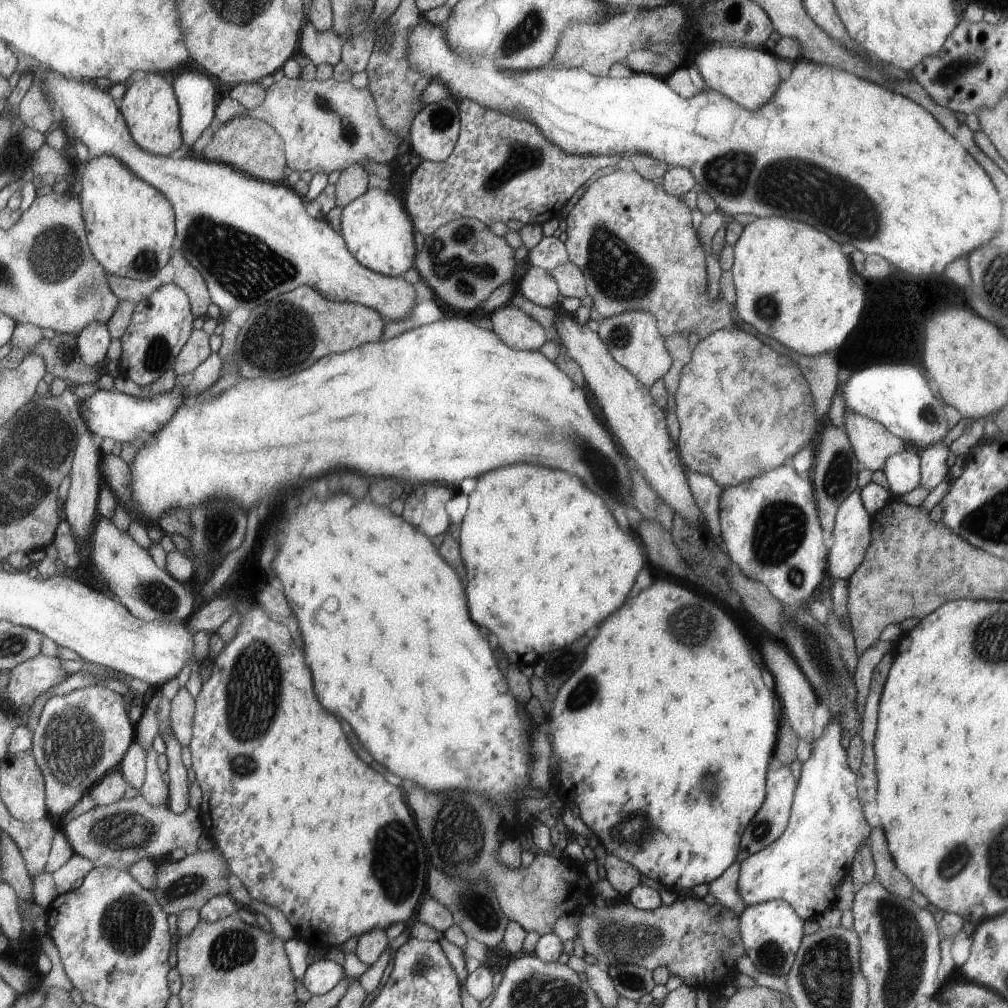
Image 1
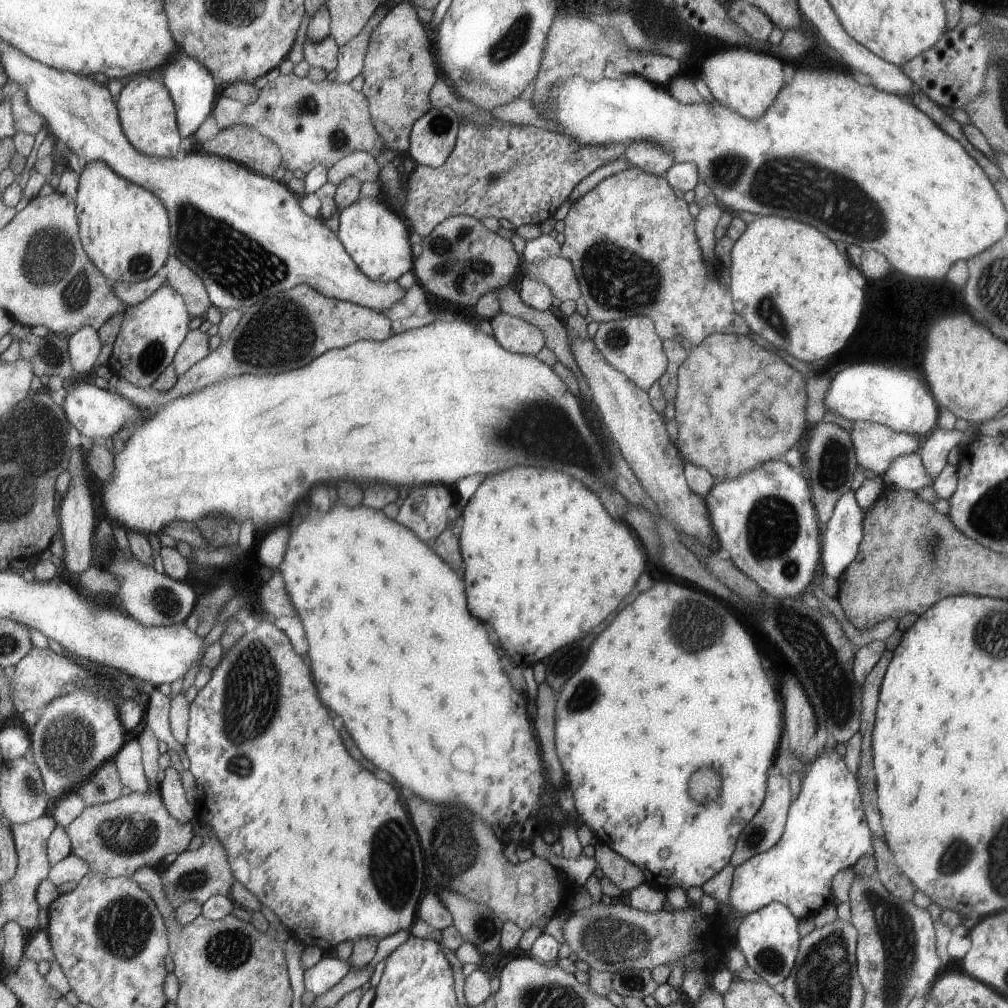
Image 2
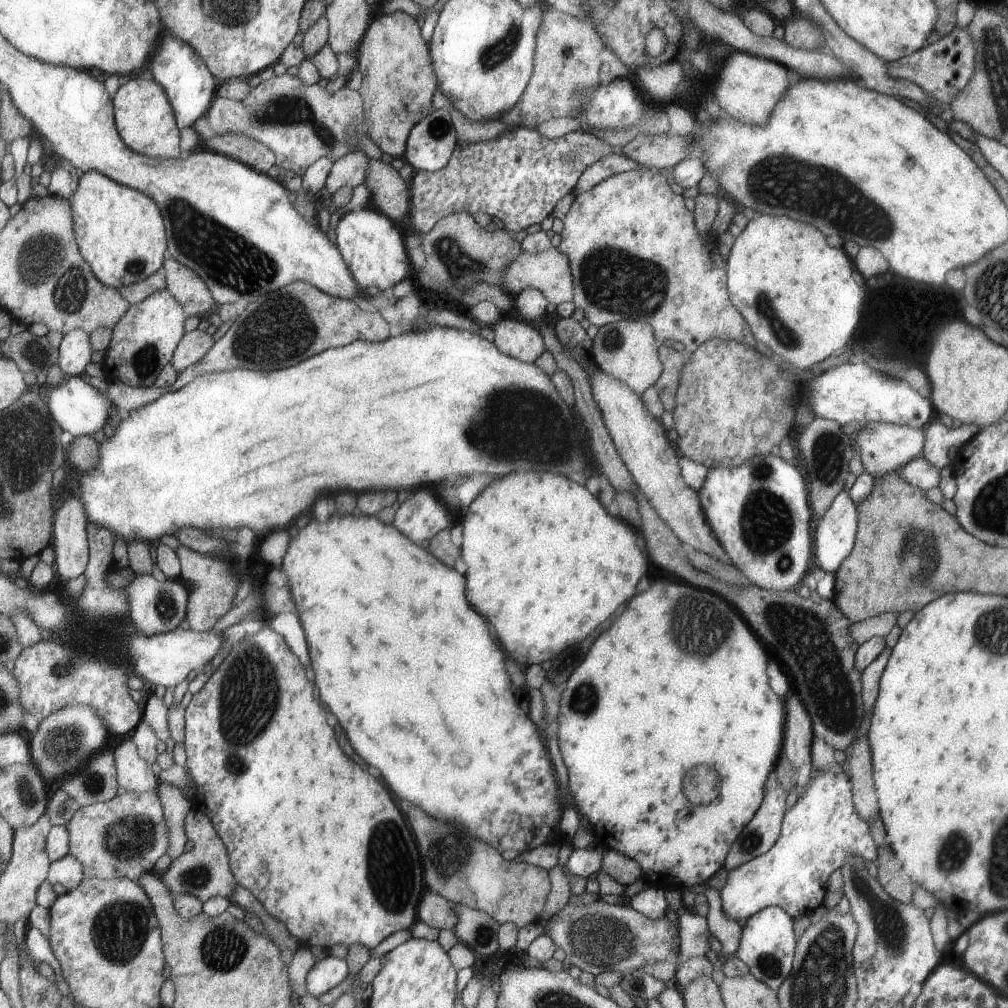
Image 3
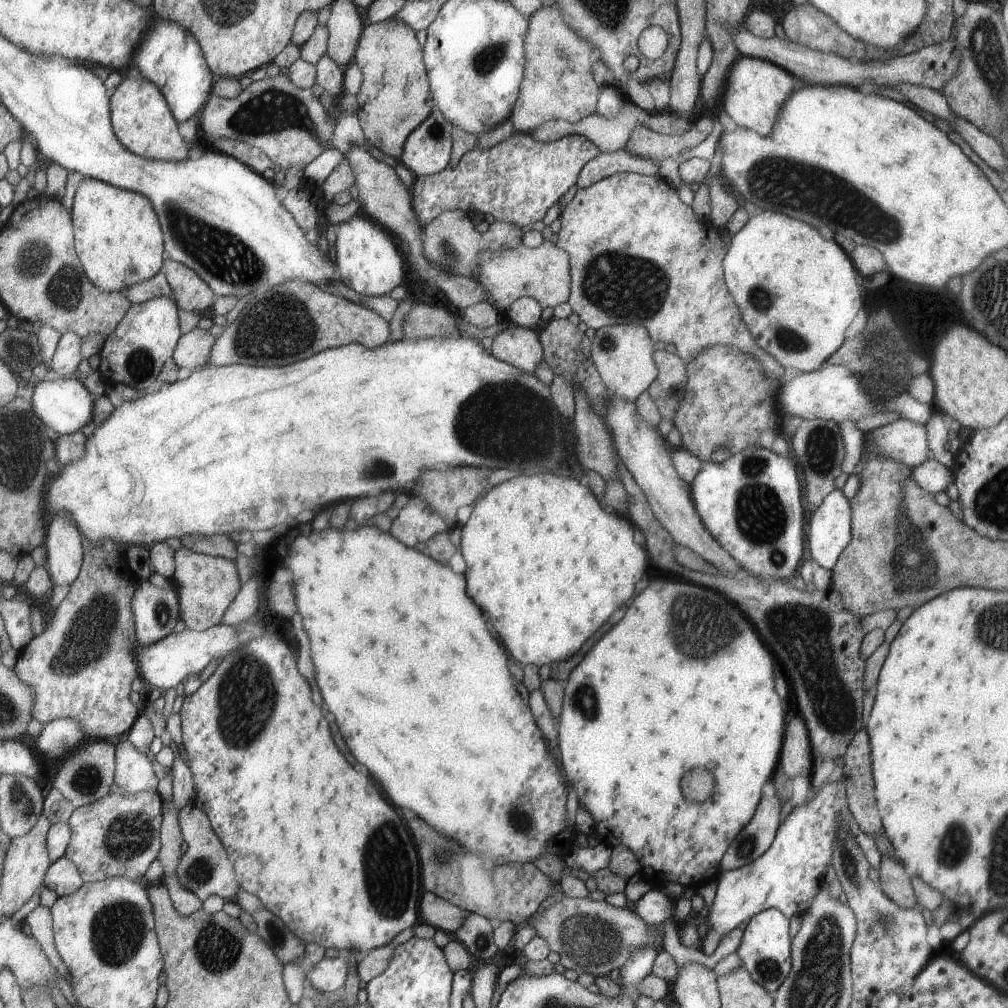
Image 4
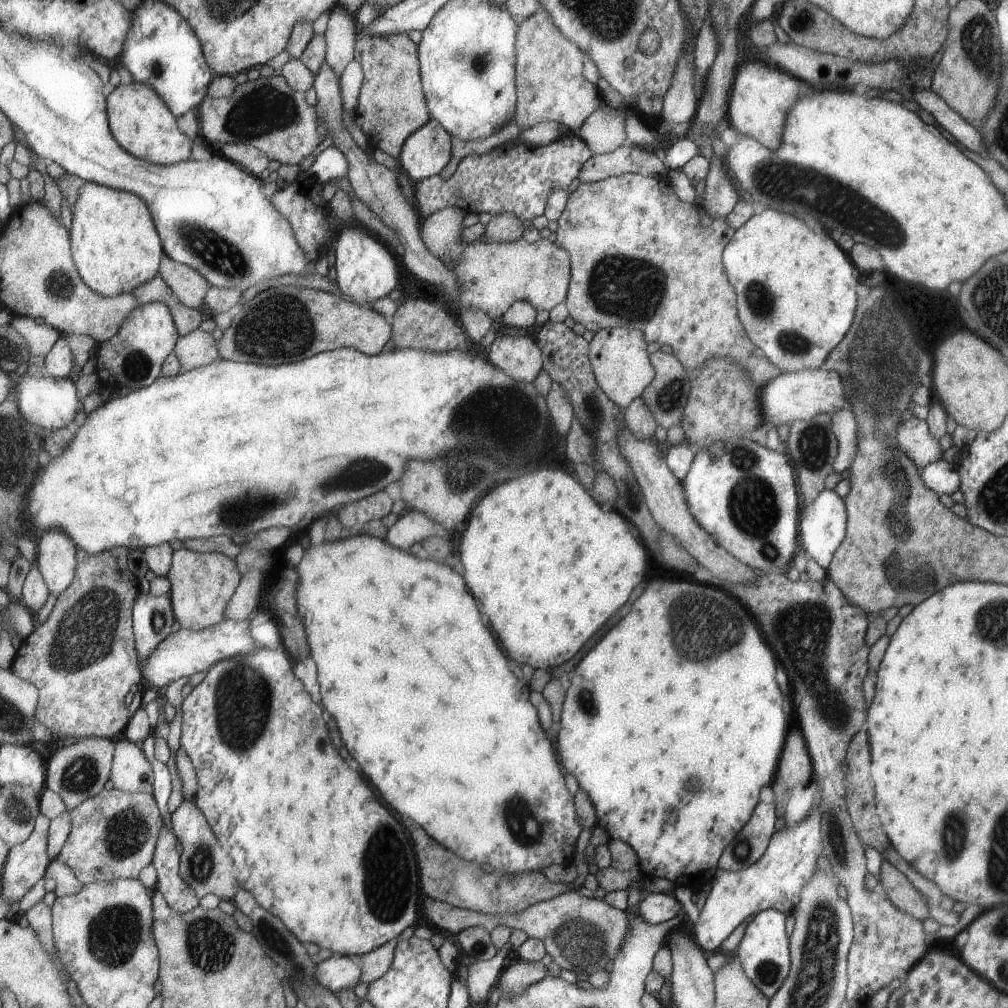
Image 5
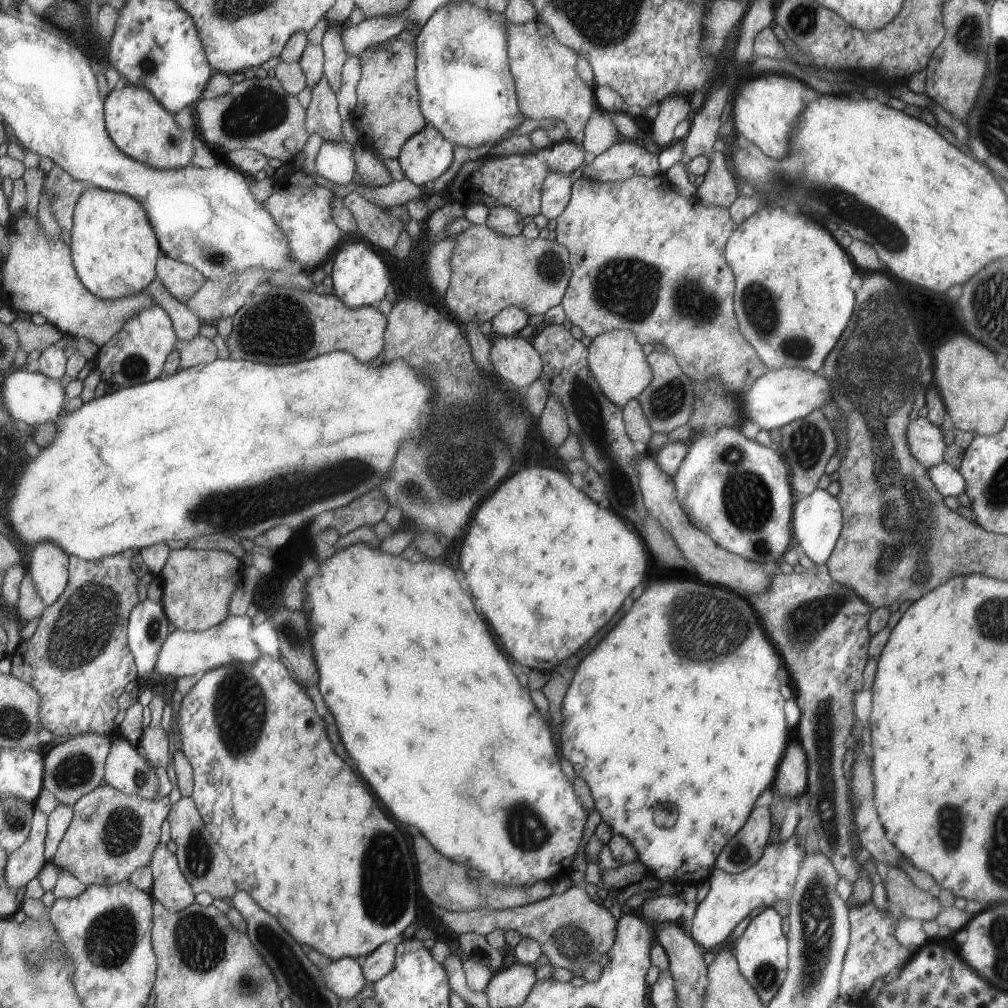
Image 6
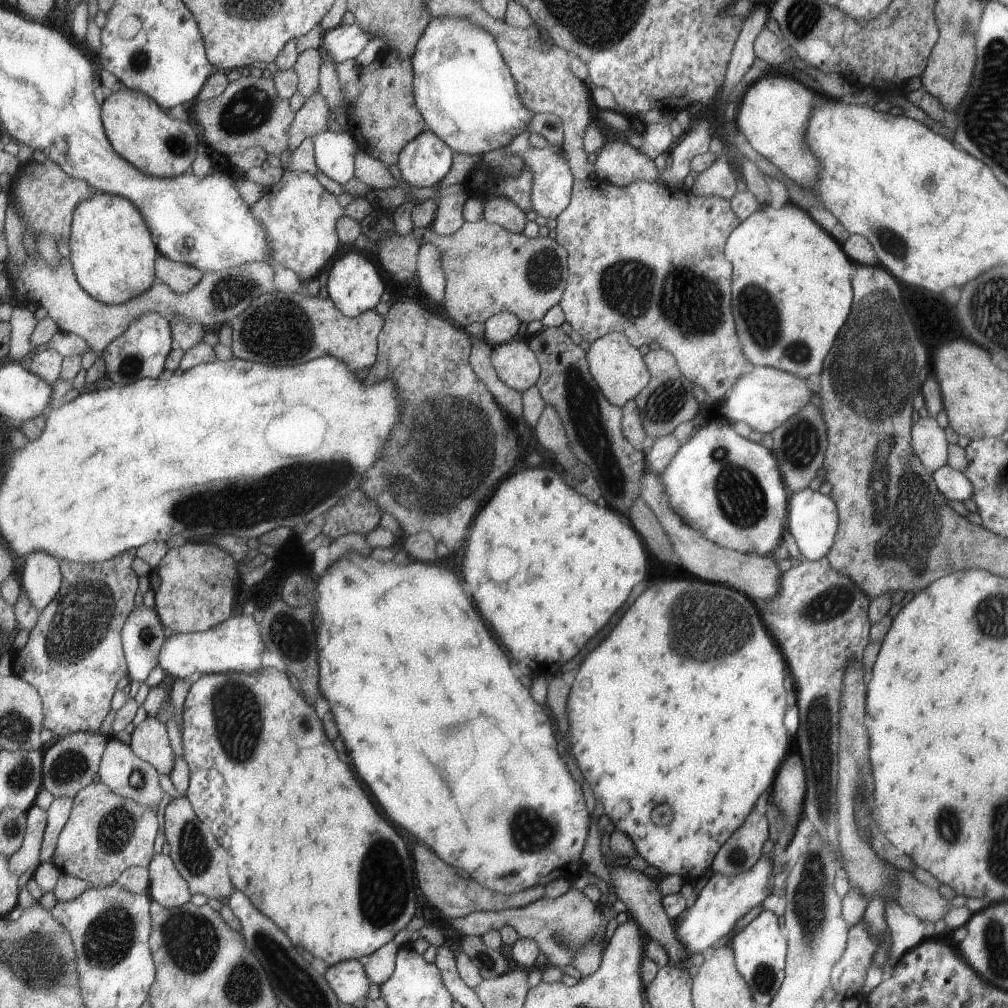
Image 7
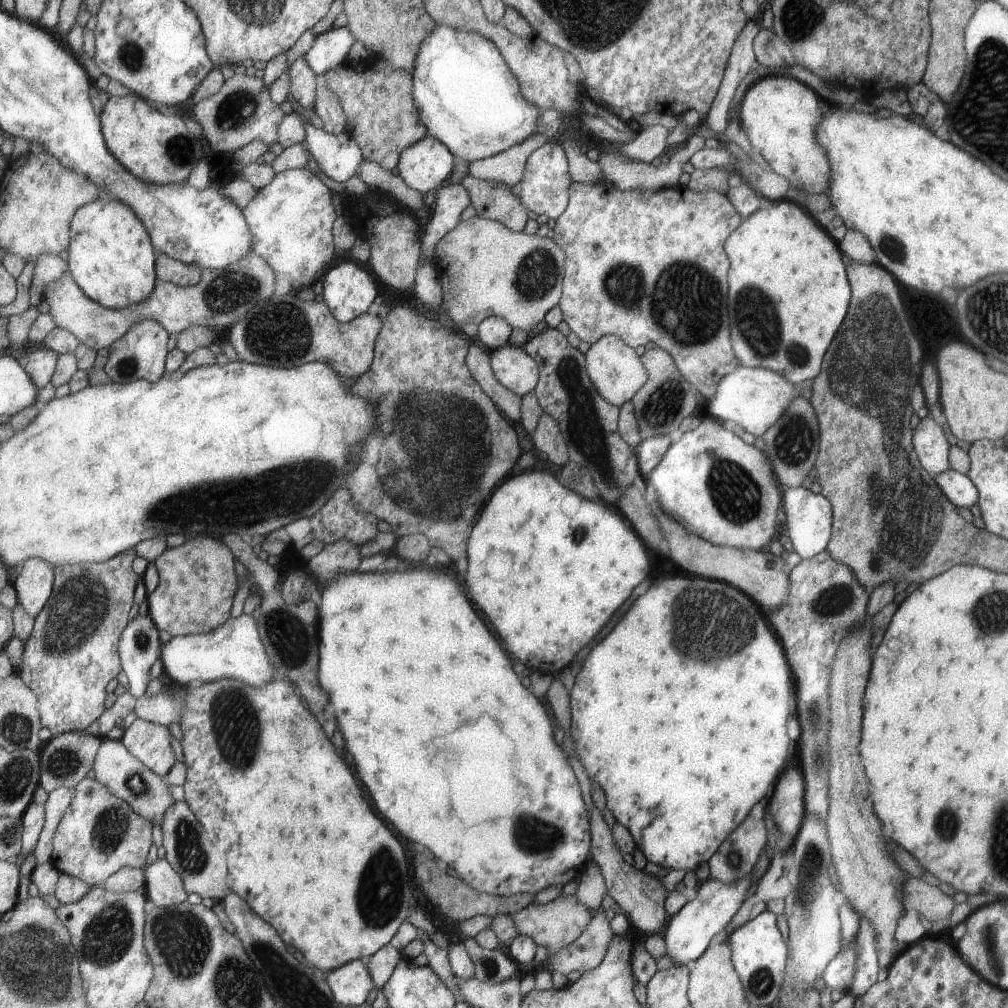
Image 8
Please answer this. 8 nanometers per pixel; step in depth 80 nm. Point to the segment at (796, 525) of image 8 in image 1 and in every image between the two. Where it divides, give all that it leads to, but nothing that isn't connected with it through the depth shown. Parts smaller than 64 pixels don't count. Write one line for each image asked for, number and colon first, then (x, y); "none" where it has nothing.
1: (851, 534)
2: (842, 534)
3: (834, 537)
4: (828, 526)
5: (822, 524)
6: (817, 522)
7: (812, 517)

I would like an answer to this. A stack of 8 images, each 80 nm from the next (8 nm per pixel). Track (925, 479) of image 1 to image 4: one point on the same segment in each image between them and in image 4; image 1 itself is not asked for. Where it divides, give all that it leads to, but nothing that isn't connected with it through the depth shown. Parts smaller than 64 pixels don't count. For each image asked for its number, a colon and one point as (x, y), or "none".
2: (934, 449)
3: (938, 438)
4: (937, 433)

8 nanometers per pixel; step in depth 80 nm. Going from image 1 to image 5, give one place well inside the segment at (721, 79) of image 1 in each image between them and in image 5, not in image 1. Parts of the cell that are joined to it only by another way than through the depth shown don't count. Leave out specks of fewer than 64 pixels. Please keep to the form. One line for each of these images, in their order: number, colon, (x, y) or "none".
2: (742, 79)
3: (747, 87)
4: (756, 90)
5: (761, 95)

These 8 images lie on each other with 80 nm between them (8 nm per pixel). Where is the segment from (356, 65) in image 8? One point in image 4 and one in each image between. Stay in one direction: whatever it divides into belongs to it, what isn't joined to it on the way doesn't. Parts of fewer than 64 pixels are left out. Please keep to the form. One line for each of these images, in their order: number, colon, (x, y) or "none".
4: (394, 98)
5: (390, 107)
6: (386, 114)
7: (382, 119)

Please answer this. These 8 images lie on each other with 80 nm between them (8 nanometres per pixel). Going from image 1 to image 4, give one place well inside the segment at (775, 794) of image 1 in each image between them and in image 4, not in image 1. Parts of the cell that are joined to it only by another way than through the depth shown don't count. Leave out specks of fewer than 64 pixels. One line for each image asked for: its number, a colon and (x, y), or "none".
2: (762, 833)
3: (761, 833)
4: (754, 839)

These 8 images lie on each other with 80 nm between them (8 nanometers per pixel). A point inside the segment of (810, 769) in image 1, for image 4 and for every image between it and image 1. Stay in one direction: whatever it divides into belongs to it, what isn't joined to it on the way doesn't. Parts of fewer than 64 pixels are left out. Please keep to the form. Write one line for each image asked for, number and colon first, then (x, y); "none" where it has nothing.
2: (826, 831)
3: (822, 828)
4: (786, 877)

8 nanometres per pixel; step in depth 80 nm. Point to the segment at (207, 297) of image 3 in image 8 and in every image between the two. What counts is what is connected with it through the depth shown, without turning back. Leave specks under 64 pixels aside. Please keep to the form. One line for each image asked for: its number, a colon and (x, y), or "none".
4: (193, 293)
5: (189, 284)
6: (183, 281)
7: (181, 277)
8: (168, 269)

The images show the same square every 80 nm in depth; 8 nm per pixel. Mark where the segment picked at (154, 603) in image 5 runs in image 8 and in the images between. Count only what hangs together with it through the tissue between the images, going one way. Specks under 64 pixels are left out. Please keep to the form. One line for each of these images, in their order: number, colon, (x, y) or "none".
6: (149, 628)
7: (144, 637)
8: (140, 647)

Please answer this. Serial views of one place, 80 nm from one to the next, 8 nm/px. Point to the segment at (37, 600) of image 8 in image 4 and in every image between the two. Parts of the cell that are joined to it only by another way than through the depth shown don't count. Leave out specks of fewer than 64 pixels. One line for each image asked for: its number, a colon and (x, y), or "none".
4: (64, 546)
5: (56, 559)
6: (49, 565)
7: (41, 577)

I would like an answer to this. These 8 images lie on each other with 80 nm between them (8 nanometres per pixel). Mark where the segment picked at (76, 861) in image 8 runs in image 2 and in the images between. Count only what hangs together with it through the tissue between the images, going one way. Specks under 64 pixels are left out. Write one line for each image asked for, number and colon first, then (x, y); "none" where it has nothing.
2: (117, 838)
3: (125, 837)
4: (119, 836)
5: (114, 835)
6: (112, 835)
7: (106, 834)

